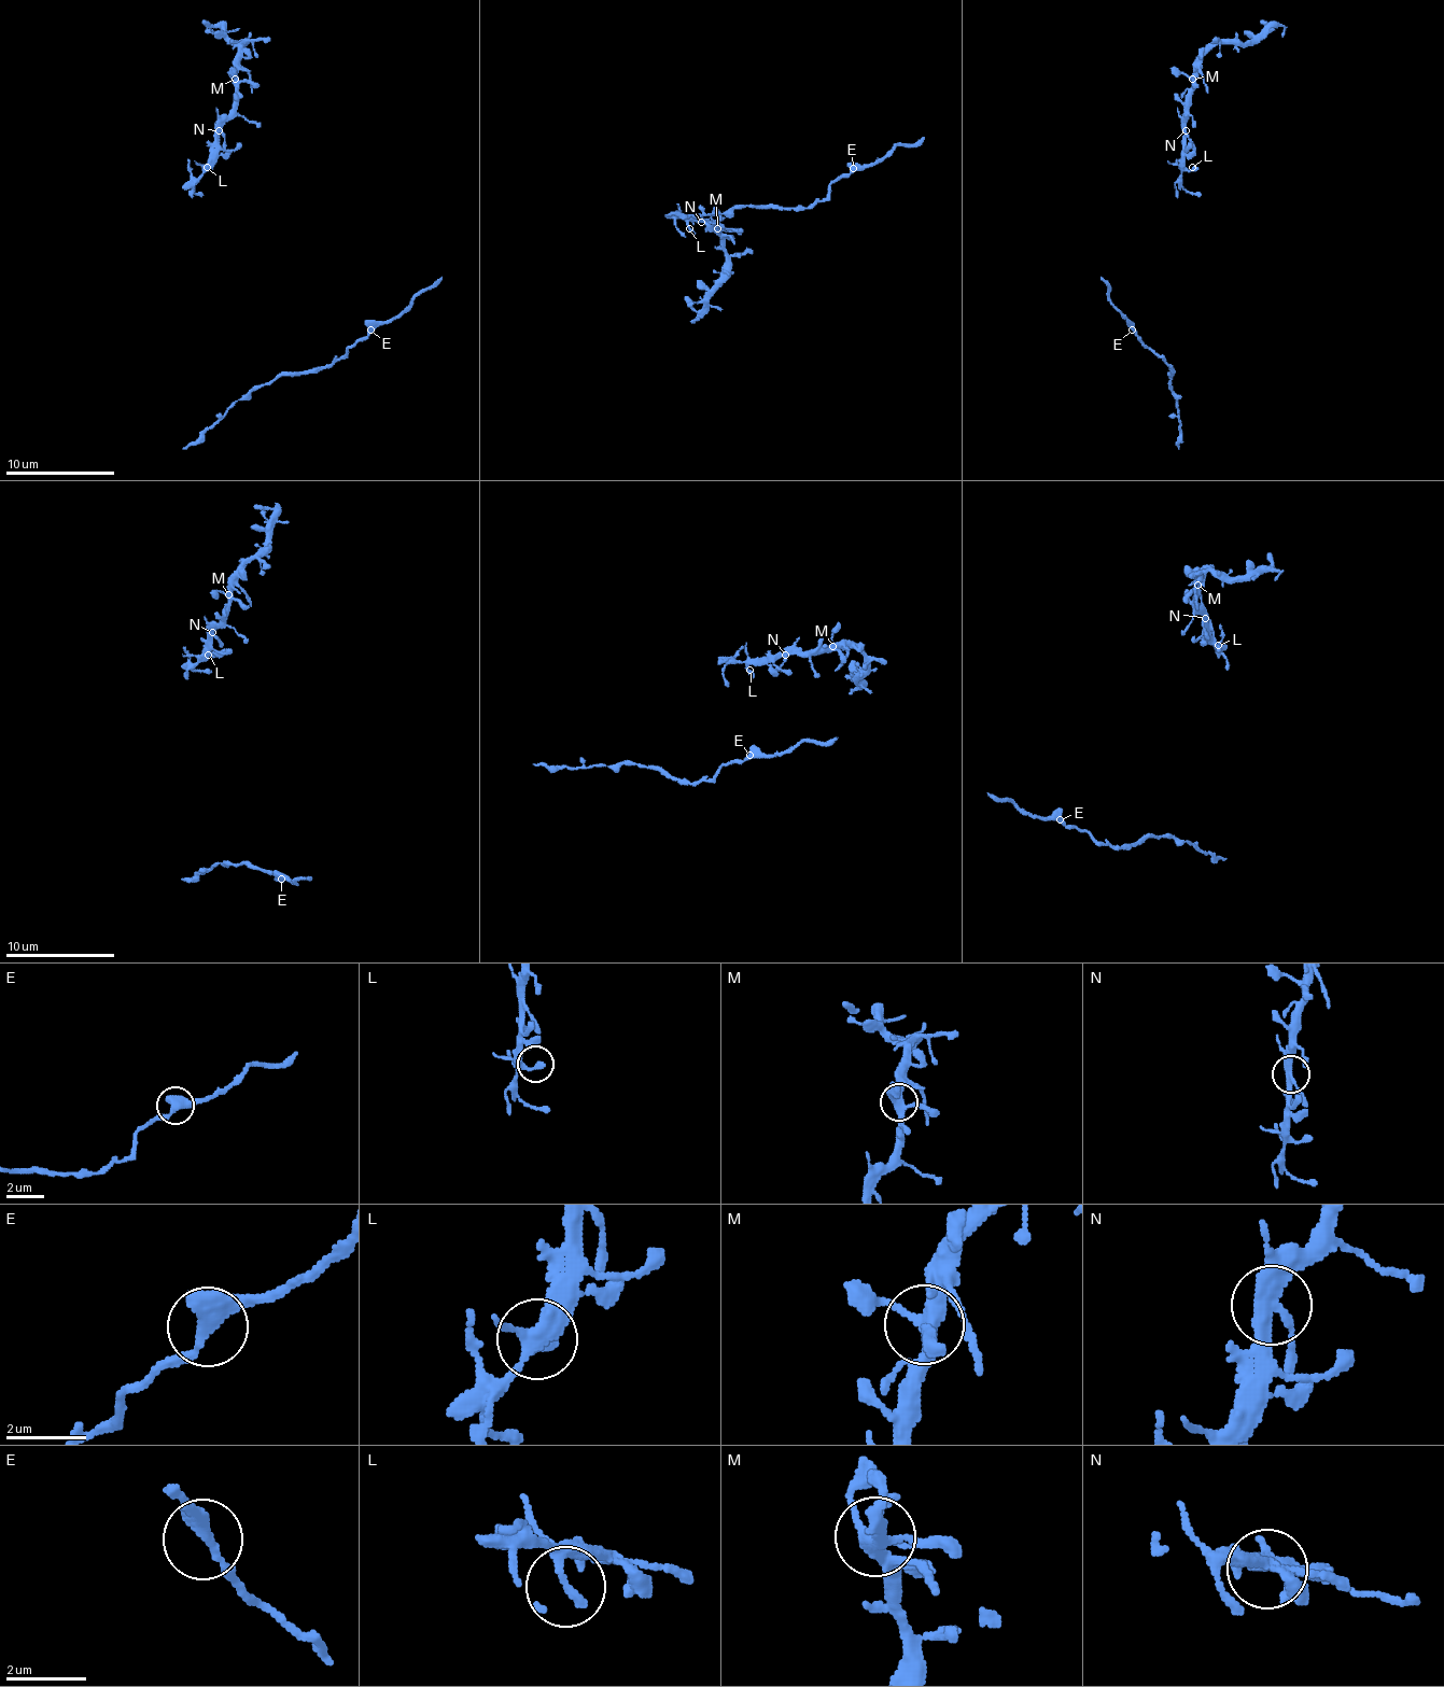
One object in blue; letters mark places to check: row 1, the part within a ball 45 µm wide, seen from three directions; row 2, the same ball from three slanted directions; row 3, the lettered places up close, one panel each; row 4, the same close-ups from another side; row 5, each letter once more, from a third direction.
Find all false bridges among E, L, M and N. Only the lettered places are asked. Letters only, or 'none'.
none

